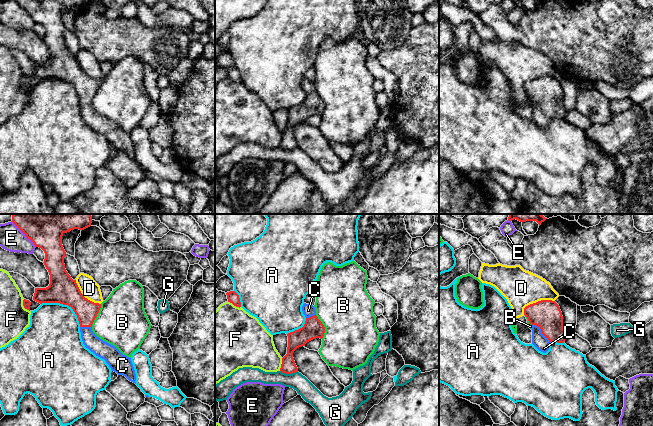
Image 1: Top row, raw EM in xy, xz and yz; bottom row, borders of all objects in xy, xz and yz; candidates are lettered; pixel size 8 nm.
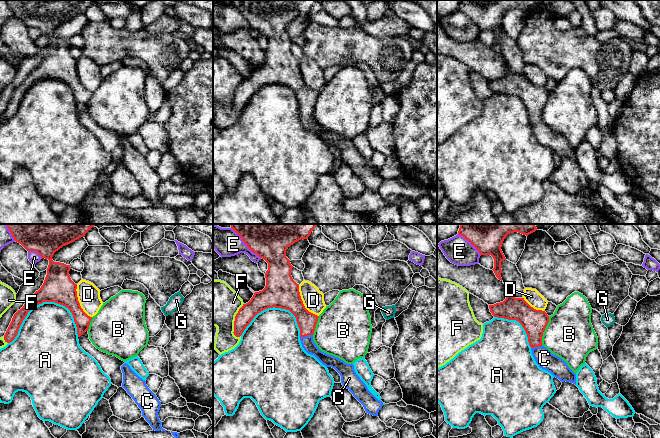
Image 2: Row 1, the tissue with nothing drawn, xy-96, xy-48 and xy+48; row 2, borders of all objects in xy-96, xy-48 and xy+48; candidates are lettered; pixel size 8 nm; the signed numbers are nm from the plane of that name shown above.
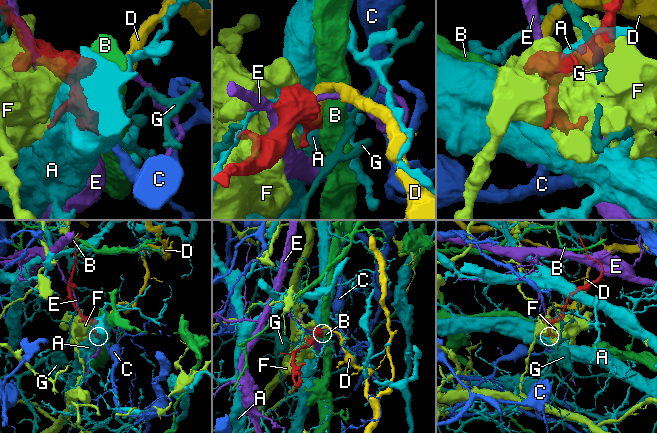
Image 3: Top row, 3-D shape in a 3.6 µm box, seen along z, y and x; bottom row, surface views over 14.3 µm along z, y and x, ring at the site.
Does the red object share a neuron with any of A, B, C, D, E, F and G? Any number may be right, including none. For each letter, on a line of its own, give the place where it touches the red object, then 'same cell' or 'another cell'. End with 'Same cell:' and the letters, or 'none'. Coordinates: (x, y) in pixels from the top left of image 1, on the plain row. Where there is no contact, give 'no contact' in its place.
A: xy (65, 80) | another cell
B: xy (96, 92) | another cell
C: yz (541, 107) | same cell
D: yz (536, 78) | another cell
E: xy (25, 10) | another cell
F: xy (23, 81) | another cell
G: xz (289, 149) | another cell
Same cell: C

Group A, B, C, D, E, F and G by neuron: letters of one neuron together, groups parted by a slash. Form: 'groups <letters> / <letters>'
groups A / B / C / D / E / F / G

